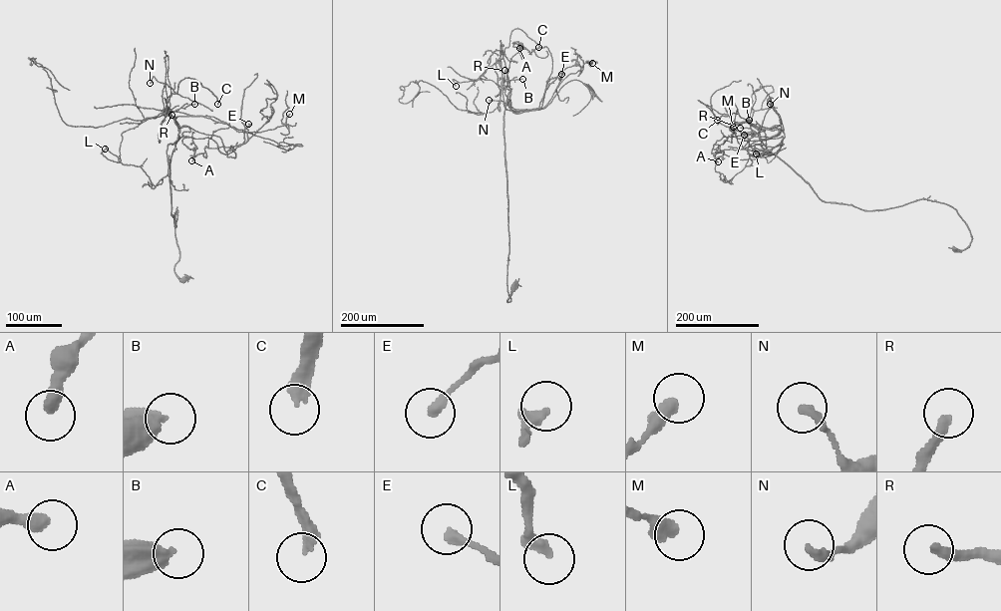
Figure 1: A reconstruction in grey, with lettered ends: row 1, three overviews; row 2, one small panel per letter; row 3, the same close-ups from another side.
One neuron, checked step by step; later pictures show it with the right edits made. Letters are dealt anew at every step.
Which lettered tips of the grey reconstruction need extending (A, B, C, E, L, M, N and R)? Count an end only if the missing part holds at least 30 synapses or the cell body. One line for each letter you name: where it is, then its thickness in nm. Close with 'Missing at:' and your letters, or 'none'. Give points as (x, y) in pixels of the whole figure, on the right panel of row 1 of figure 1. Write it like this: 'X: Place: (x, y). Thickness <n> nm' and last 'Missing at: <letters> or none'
B: Place: (749, 120). Thickness 500 nm
C: Place: (717, 120). Thickness 360 nm
R: Place: (740, 128). Thickness 280 nm
Missing at: B, C, R

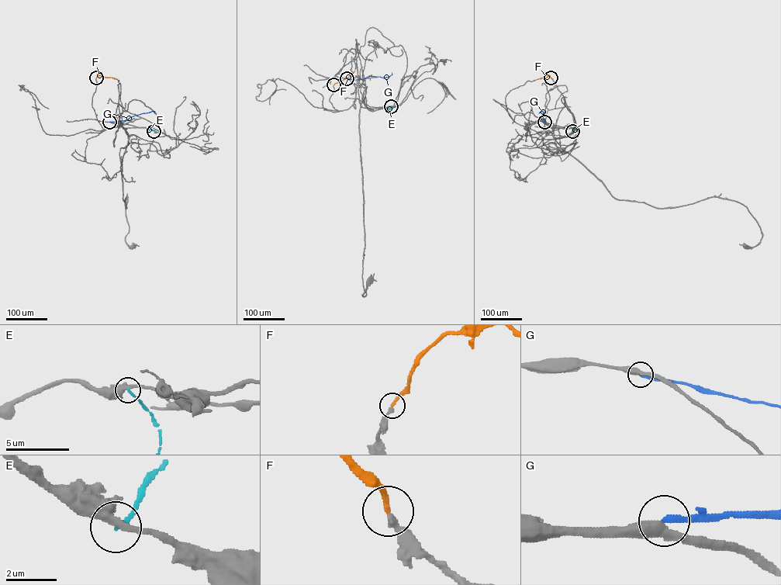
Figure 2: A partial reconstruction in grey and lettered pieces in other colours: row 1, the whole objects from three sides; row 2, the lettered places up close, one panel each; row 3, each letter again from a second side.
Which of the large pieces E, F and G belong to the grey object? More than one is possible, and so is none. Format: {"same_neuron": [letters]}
{"same_neuron": ["F"]}

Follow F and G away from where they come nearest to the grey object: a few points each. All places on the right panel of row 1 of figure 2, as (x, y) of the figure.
F: (551, 77), (549, 75), (536, 79)
G: (544, 122), (542, 115), (544, 112), (539, 113)

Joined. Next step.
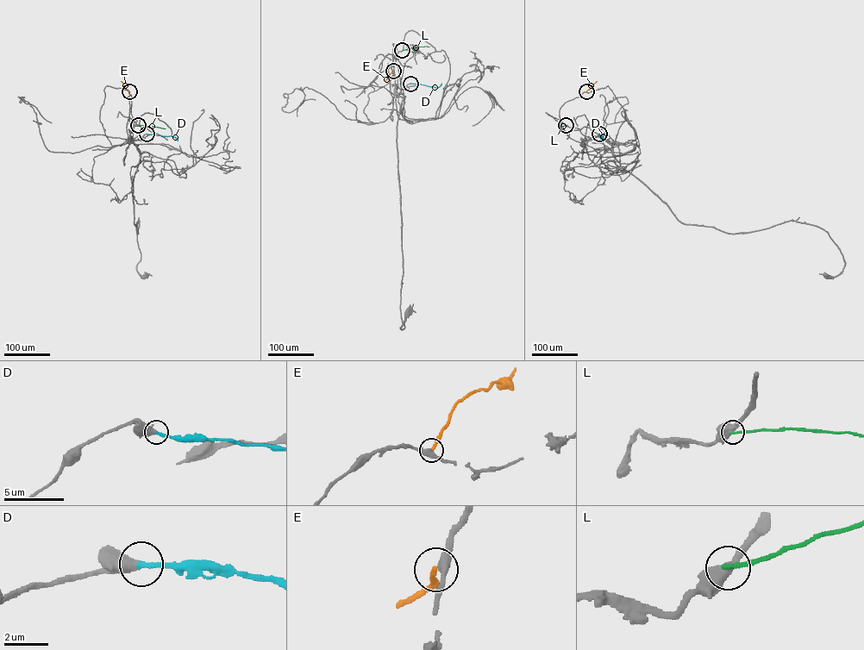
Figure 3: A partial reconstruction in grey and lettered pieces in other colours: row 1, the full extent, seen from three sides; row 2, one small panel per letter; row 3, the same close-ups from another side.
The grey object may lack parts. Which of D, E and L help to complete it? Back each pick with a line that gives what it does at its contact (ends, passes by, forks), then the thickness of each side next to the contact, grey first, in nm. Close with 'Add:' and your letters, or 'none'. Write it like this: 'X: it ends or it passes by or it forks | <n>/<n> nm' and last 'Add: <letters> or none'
D: it ends | 500/240 nm
Add: D

